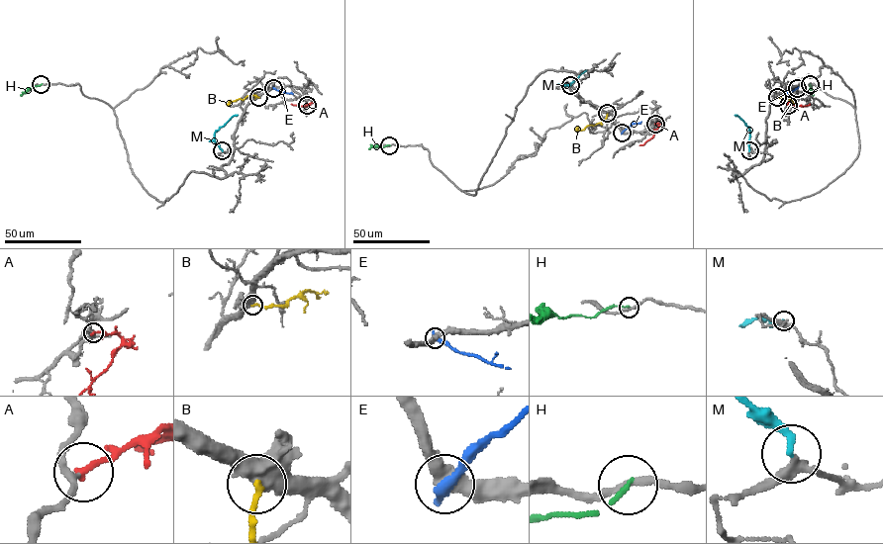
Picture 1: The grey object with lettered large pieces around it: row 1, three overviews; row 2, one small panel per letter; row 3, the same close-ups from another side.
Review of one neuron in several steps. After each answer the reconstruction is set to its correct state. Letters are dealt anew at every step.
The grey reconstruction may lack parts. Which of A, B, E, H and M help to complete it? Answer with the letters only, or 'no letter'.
A

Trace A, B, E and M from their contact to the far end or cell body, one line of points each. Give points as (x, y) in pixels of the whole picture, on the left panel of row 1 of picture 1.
A: (307, 105), (311, 103), (303, 106), (291, 104)
B: (258, 97), (248, 96), (228, 105), (231, 100)
E: (273, 88), (293, 94)
M: (222, 150), (214, 140), (214, 134), (238, 115)

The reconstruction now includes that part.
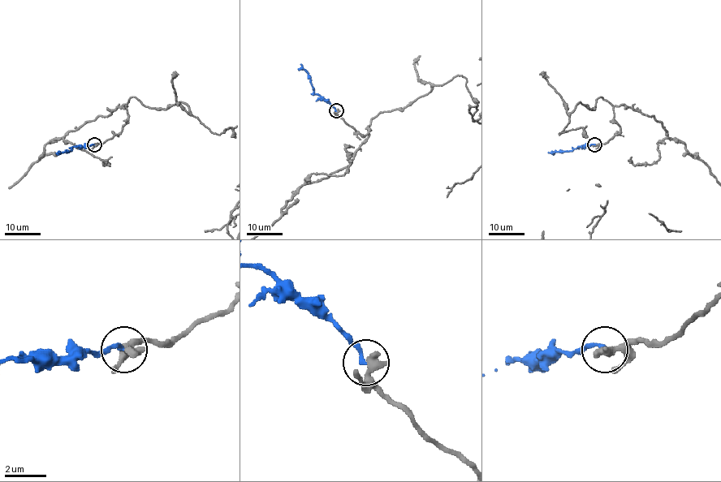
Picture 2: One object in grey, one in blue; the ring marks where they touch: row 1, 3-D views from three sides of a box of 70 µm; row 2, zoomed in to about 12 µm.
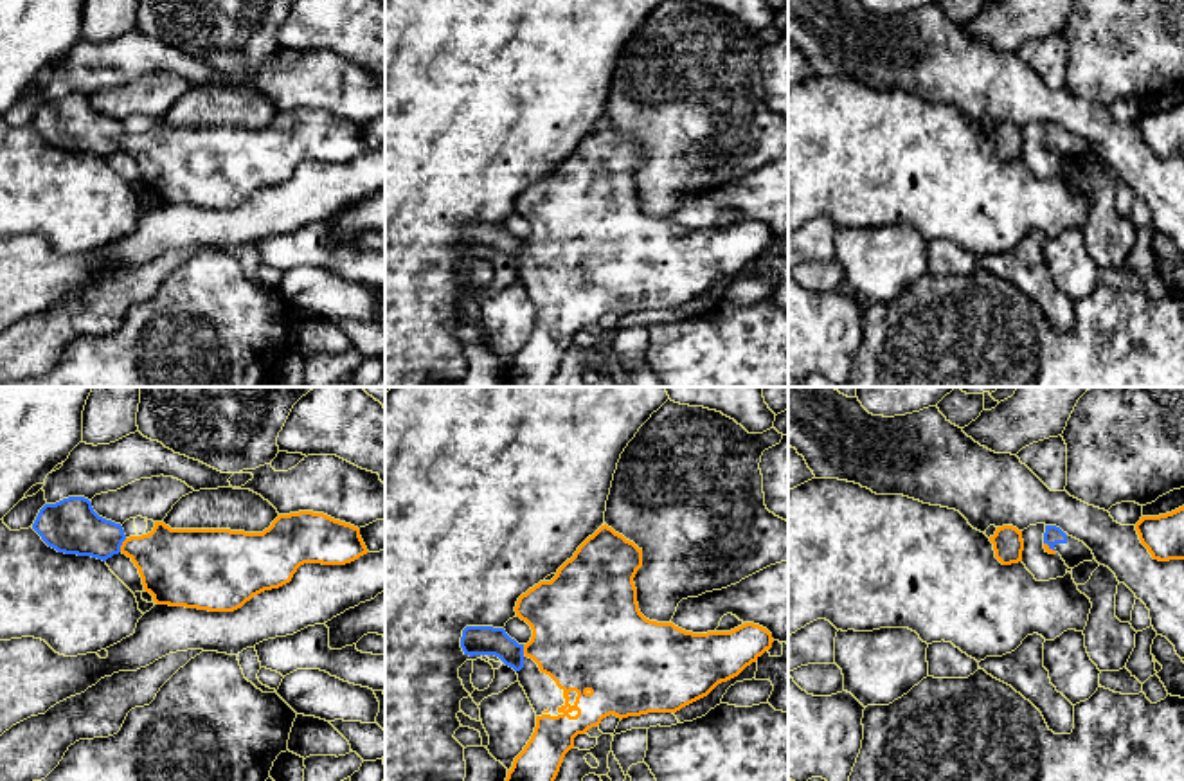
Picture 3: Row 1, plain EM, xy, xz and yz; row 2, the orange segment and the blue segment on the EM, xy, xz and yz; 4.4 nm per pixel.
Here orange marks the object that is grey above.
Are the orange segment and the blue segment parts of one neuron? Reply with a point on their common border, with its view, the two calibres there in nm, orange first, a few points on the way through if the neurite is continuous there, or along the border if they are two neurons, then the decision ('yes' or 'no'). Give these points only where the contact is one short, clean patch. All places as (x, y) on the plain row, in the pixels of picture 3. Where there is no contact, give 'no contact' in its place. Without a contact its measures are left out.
contact xy (121, 143); calibres 320 and 240 nm; way xy (173, 161), (164, 153), (121, 143), (71, 123); yes

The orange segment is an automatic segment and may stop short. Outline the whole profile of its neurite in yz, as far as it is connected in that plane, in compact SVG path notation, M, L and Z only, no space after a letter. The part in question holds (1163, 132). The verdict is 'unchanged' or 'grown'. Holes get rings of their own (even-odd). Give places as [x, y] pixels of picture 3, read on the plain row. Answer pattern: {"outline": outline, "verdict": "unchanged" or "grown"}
{"outline": "M1184 103L1166 112L1141 113L1135 128L1153 157L1184 157Z", "verdict": "unchanged"}

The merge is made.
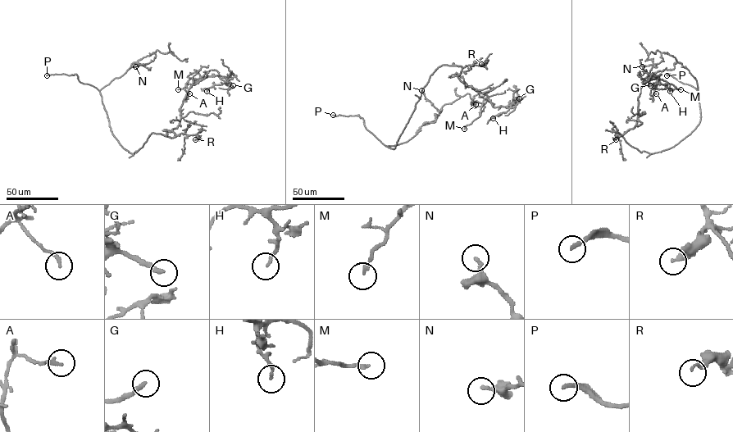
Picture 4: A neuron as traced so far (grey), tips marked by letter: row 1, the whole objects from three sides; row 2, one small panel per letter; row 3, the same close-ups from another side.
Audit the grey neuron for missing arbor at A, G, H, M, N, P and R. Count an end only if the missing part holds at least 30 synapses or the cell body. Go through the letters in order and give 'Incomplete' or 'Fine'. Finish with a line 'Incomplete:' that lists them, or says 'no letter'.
A: Fine
G: Incomplete
H: Fine
M: Fine
N: Fine
P: Incomplete
R: Fine
Incomplete: G, P

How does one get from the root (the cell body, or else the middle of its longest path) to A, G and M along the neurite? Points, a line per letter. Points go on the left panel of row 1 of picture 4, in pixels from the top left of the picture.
A: (129, 152), (152, 133), (175, 137), (183, 101), (200, 78), (188, 81), (189, 93)
G: (129, 152), (152, 133), (175, 136), (172, 129), (183, 101), (202, 77), (217, 75), (233, 85)
M: (129, 152), (136, 152), (152, 133), (175, 136), (172, 129), (179, 125), (183, 101), (201, 79), (178, 89)

